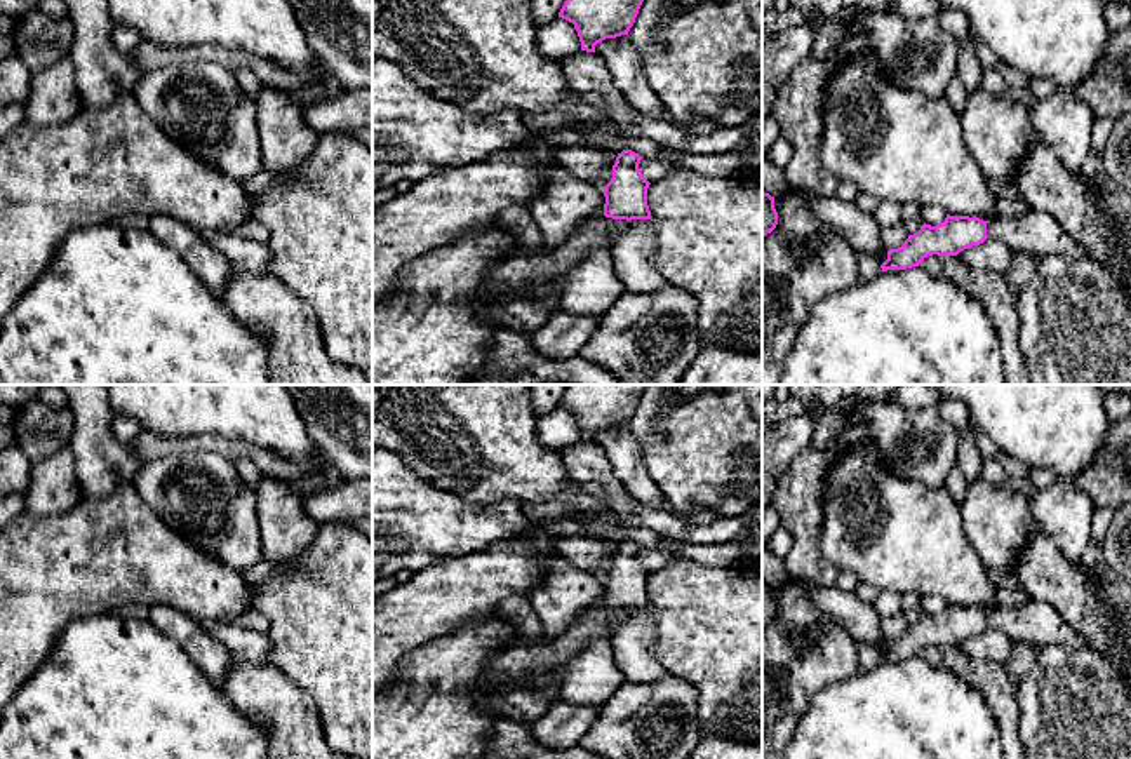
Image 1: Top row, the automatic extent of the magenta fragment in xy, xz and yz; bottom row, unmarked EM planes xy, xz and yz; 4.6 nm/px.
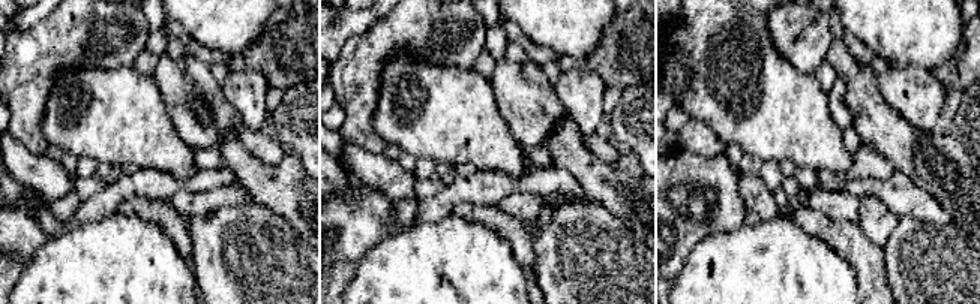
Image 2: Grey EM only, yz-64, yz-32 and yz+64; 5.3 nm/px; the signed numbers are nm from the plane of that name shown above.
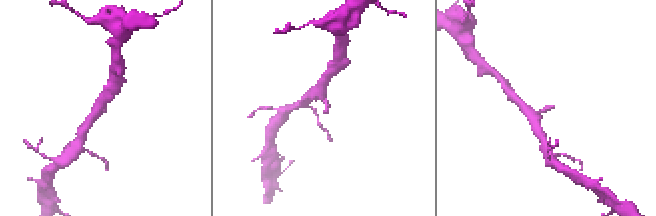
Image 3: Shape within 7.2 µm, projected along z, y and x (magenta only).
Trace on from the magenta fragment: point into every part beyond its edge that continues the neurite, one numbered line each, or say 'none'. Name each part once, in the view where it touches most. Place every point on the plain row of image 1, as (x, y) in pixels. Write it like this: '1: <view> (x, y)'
1: xz (632, 641)

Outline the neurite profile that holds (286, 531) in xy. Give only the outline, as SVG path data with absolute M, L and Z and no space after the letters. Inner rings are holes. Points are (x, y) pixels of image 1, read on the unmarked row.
M263 475L256 489L261 559L285 561L301 555L318 526L304 512L304 494L287 480Z

